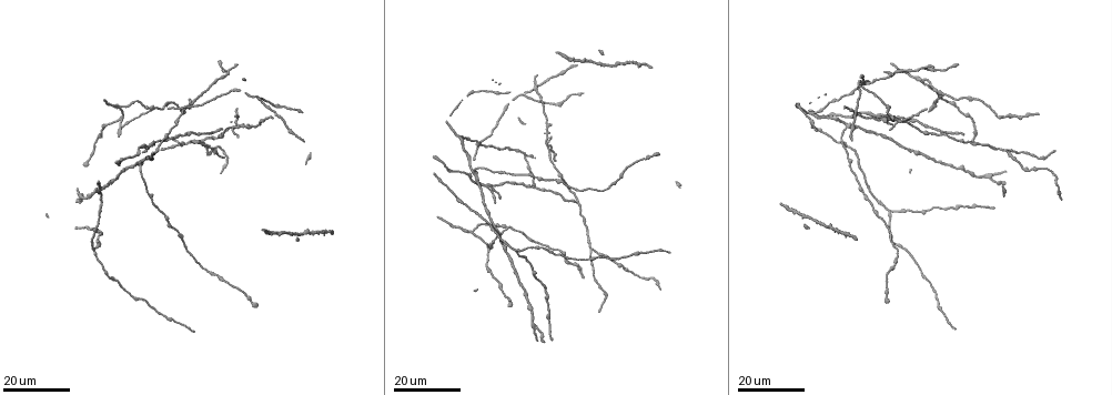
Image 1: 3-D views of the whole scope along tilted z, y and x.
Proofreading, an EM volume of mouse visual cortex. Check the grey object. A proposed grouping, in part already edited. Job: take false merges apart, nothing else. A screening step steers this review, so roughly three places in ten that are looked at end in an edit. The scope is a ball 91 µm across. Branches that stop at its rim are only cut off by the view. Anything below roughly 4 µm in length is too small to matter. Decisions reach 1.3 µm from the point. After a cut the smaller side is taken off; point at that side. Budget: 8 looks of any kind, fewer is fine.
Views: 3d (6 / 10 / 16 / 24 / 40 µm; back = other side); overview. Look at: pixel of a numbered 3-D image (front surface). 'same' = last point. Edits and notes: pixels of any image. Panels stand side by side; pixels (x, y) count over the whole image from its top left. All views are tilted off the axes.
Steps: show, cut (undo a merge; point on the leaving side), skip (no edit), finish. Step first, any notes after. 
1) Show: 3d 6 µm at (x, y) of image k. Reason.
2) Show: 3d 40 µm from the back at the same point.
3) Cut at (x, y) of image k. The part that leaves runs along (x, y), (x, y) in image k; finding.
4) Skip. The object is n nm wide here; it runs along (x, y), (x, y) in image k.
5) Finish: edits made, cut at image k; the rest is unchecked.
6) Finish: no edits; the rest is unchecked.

Show: 3d 16 µm at (589, 248) of image 1. Arms part here.

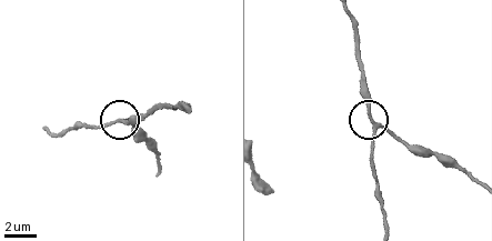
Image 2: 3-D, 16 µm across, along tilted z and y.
Show: 3d 6 µm at (381, 127) of image 2.

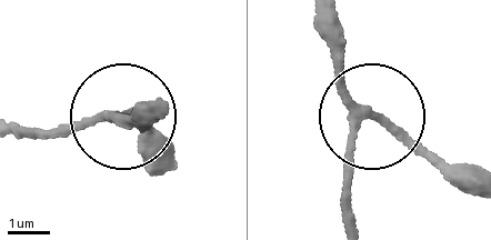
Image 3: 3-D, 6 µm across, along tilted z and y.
Skip. The object is 180 nm wide here; it runs along (153, 104), (41, 137) in image 3; continuous, no second neuron.

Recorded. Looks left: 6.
Show: 3d 24 µm at (851, 115) of image 1.

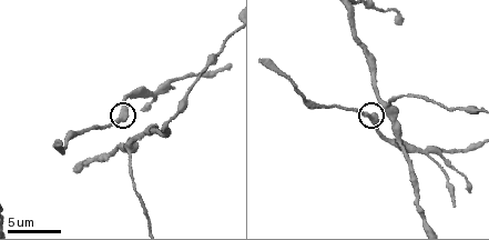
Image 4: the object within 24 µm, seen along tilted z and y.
Show: 3d 10 µm at (120, 119) of image 4. Zoom in.

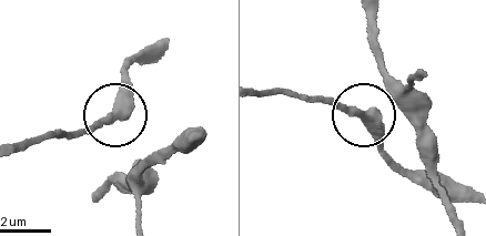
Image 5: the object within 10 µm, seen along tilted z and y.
Skip. It runs along (459, 218), (435, 147), (405, 113), (357, 116), (323, 95) in image 5; all the same neuron.

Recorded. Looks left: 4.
Show: 3d 16 µm at (181, 110) of image 1. Four arms meet.

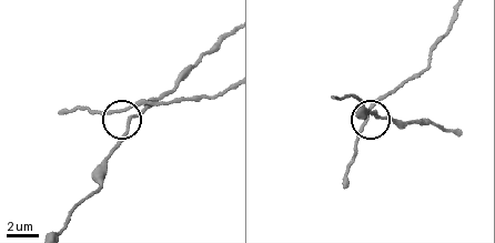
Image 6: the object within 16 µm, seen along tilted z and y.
Show: 3d 10 µm at (378, 116) of image 6.

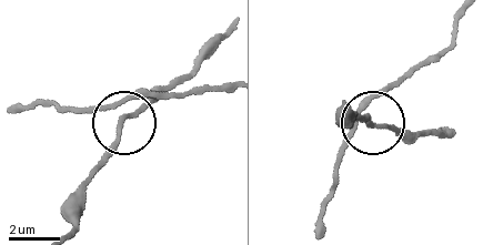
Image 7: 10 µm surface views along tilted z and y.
Skip. The side arm is 41 µm long; all the same neuron.

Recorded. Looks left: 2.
Show: 3d 24 µm at (899, 122) of image 1. Four or more arms meet.

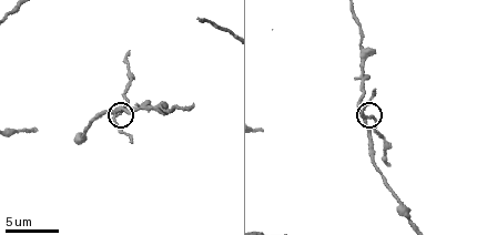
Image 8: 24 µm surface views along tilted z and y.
Show: 3d 10 µm at the same point.

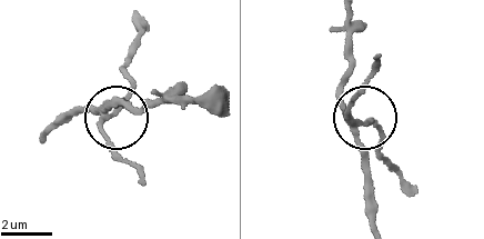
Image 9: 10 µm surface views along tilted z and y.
Skip. The side arm is 11 µm long; it runs along (374, 222), (366, 201), (360, 130), (370, 122), (382, 136) in image 9; all the same neuron.

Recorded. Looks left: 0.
Finish: no edits; the rest is unchecked.

